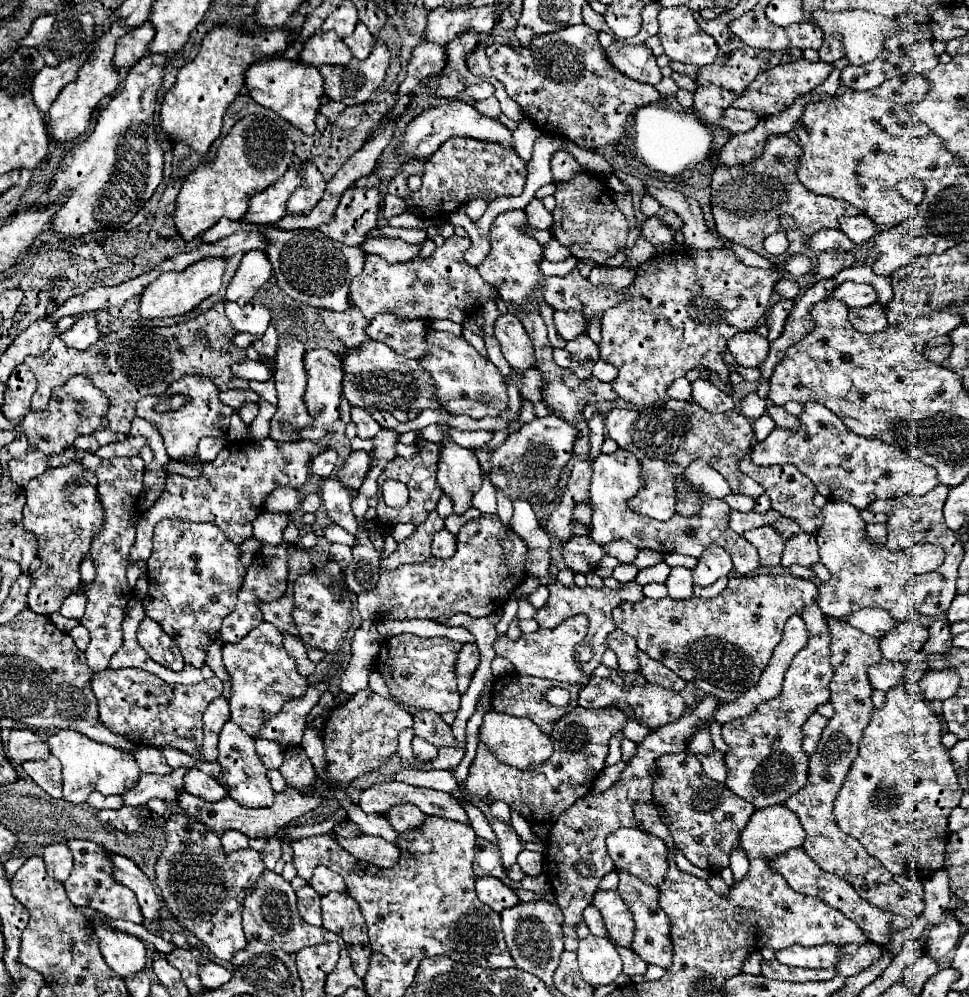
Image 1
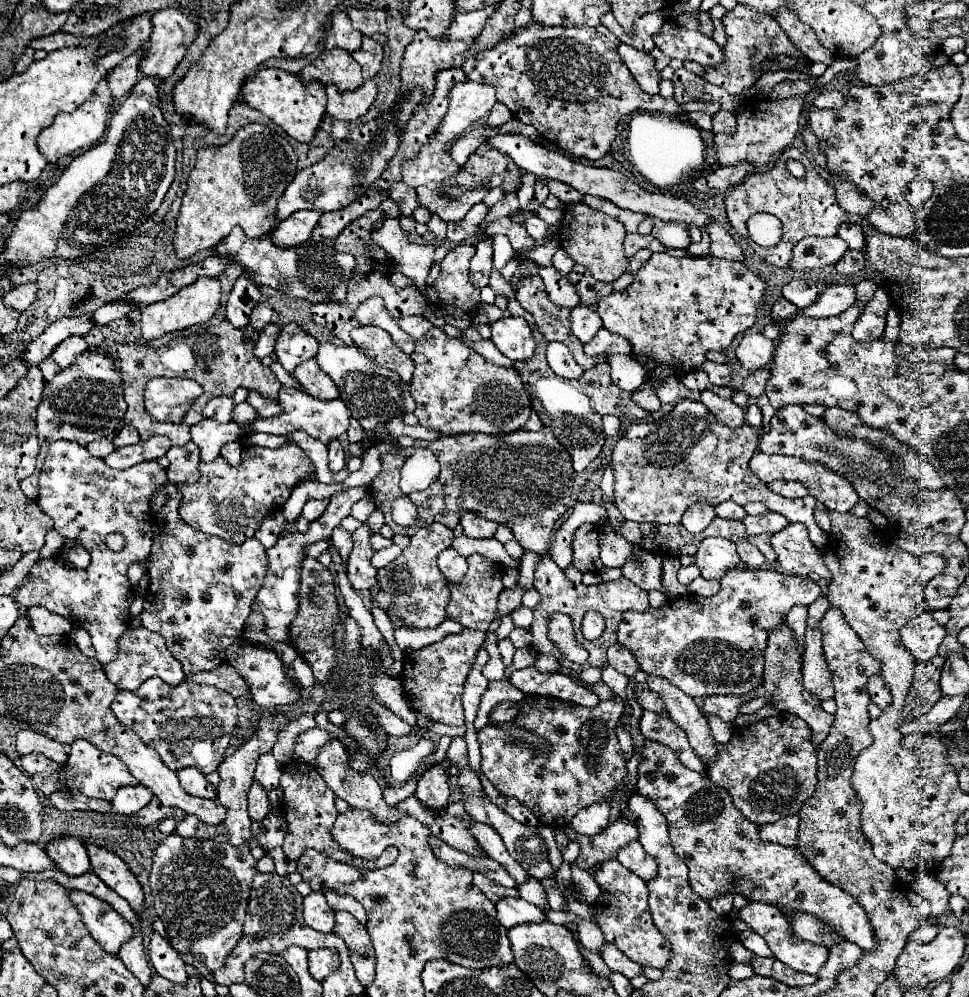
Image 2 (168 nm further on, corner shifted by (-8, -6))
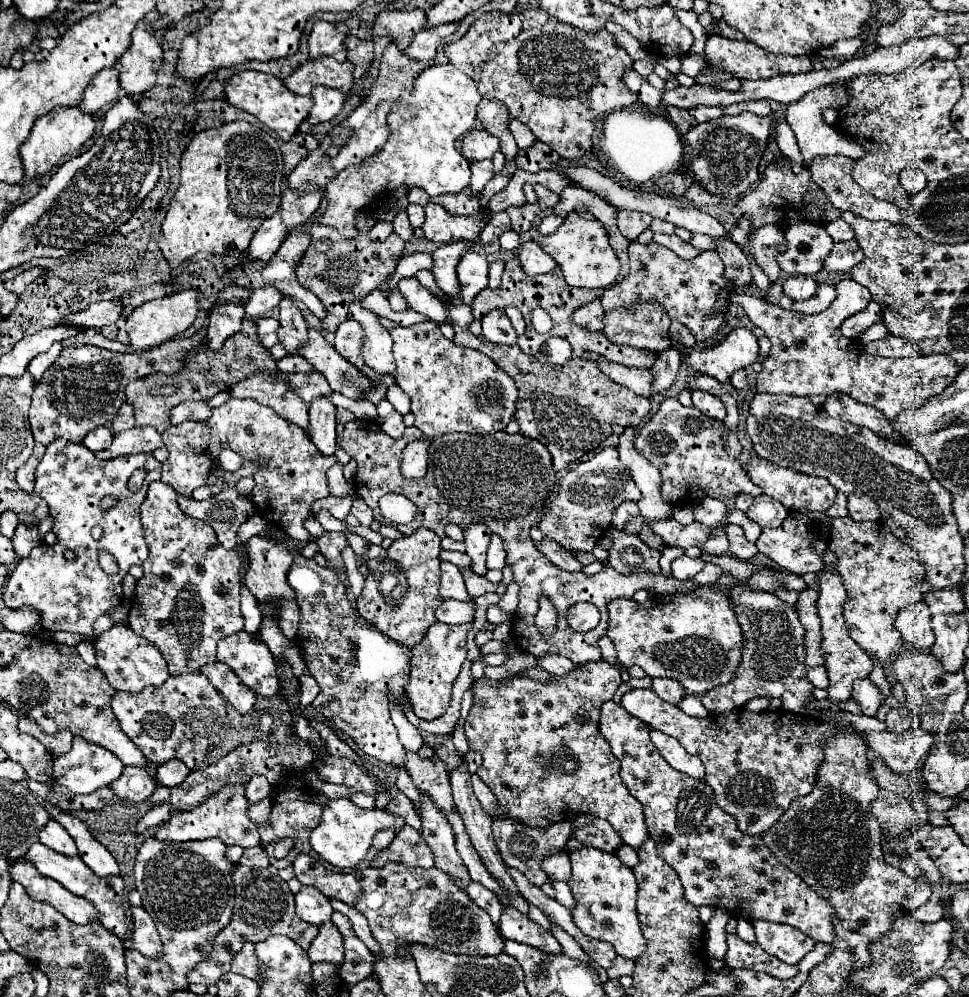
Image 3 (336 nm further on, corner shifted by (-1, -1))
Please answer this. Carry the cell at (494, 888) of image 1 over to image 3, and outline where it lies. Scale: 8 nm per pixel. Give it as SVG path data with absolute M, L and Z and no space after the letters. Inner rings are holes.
M513 907L503 911L499 929L501 929L501 935L511 941L533 945L535 949L541 949L545 953L563 953L563 947L553 935L549 935L545 929L541 929L537 923L533 923L529 917L525 917Z

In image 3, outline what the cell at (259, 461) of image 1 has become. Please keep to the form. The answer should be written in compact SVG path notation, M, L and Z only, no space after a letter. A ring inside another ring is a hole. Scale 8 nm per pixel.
M247 461L247 463L243 463L243 465L241 465L237 471L233 471L233 473L225 473L225 471L221 471L221 469L215 469L215 471L211 473L211 477L207 479L207 485L213 485L213 483L221 477L221 479L225 479L225 489L223 489L221 493L213 495L213 497L207 499L207 501L195 501L195 499L189 499L189 497L179 495L179 505L181 505L181 509L185 509L185 513L187 513L189 517L207 521L207 523L215 529L217 539L219 539L219 543L221 543L225 549L233 549L233 547L235 547L235 535L237 535L239 525L247 521L249 513L255 513L253 501L241 497L241 495L233 489L233 485L235 485L235 481L241 479L241 477L251 477L251 475L255 475L257 469L259 469L259 463L257 463L257 461Z

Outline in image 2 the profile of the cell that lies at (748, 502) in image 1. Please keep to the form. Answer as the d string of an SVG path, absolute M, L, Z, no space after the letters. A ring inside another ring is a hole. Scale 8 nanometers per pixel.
M728 500L728 502L720 502L720 504L716 506L716 516L720 516L720 518L734 518L734 520L742 520L742 518L746 516L746 510L744 510L740 504L736 504L736 502Z

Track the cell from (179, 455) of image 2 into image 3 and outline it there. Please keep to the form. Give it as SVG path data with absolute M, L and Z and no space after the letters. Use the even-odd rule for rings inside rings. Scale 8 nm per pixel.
M229 399L221 407L213 409L205 423L185 421L169 427L161 437L169 451L169 457L163 463L161 481L171 485L179 495L191 497L197 487L207 483L209 473L217 465L221 447L227 445L239 453L243 461L261 461L261 469L253 475L255 487L251 493L257 513L279 525L297 541L311 539L303 521L309 517L311 503L329 495L325 473L333 463L337 463L337 459L323 457L299 425L285 421L273 409L259 405L253 399Z

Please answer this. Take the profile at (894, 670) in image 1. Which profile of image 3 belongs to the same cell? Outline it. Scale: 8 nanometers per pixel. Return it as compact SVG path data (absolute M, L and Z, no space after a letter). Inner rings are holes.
M859 679L853 683L851 699L859 703L861 713L867 717L873 717L881 705L881 693L869 679Z

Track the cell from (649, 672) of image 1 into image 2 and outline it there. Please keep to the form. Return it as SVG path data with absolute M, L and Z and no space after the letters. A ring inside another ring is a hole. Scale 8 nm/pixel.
M654 674L648 676L646 684L664 700L668 714L682 730L686 730L692 750L700 760L704 760L704 766L708 768L708 764L716 760L716 740L694 698L690 698L680 688L672 686L668 680Z

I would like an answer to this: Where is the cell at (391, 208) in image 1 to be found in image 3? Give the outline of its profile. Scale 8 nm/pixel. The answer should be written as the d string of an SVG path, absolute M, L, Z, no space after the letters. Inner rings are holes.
M401 209L395 213L395 219L393 219L393 227L395 227L395 233L403 239L403 241L409 241L413 237L413 227L407 219L407 211Z

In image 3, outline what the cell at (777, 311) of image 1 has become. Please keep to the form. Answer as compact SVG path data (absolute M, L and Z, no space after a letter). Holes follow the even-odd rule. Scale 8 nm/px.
M773 283L773 285L769 287L769 297L767 297L767 301L769 301L769 303L777 303L779 307L791 307L791 303L793 303L793 299L787 297L785 291L781 289L781 283Z

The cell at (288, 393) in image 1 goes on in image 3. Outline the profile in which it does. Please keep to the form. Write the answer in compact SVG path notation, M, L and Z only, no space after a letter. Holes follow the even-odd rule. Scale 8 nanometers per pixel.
M283 297L283 301L279 303L279 309L281 309L279 339L287 347L289 353L295 353L299 347L303 347L307 343L305 319L303 319L301 311L297 309L295 301L291 301L289 297Z

